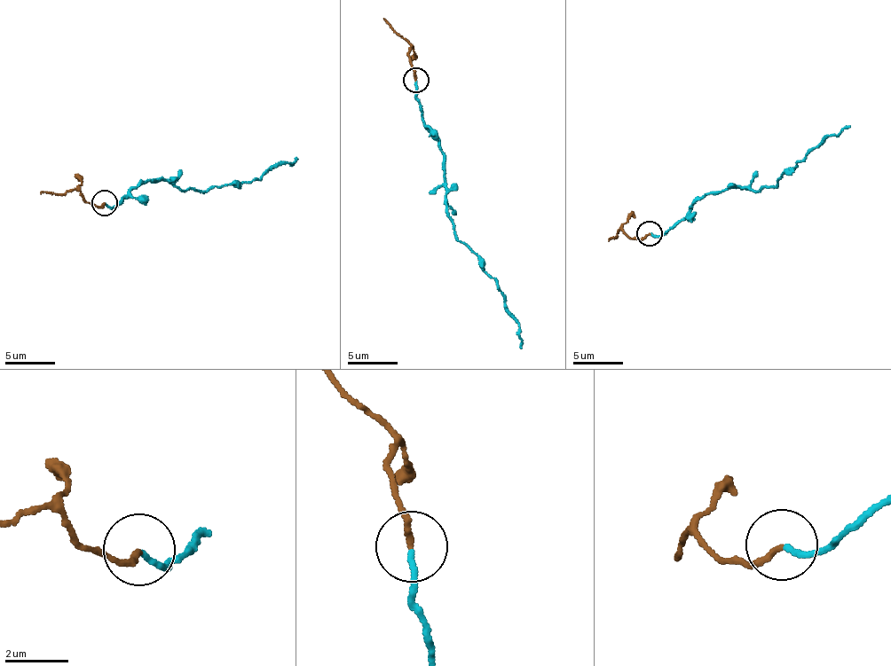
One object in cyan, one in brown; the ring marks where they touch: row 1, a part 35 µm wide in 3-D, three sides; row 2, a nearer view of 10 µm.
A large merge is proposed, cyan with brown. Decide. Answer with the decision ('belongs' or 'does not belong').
does not belong

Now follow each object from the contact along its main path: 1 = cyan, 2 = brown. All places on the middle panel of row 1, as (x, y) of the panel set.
1: (415, 82), (425, 129), (444, 154), (454, 236), (495, 279), (507, 311), (519, 324), (520, 348)
2: (415, 79), (409, 43), (382, 18)

